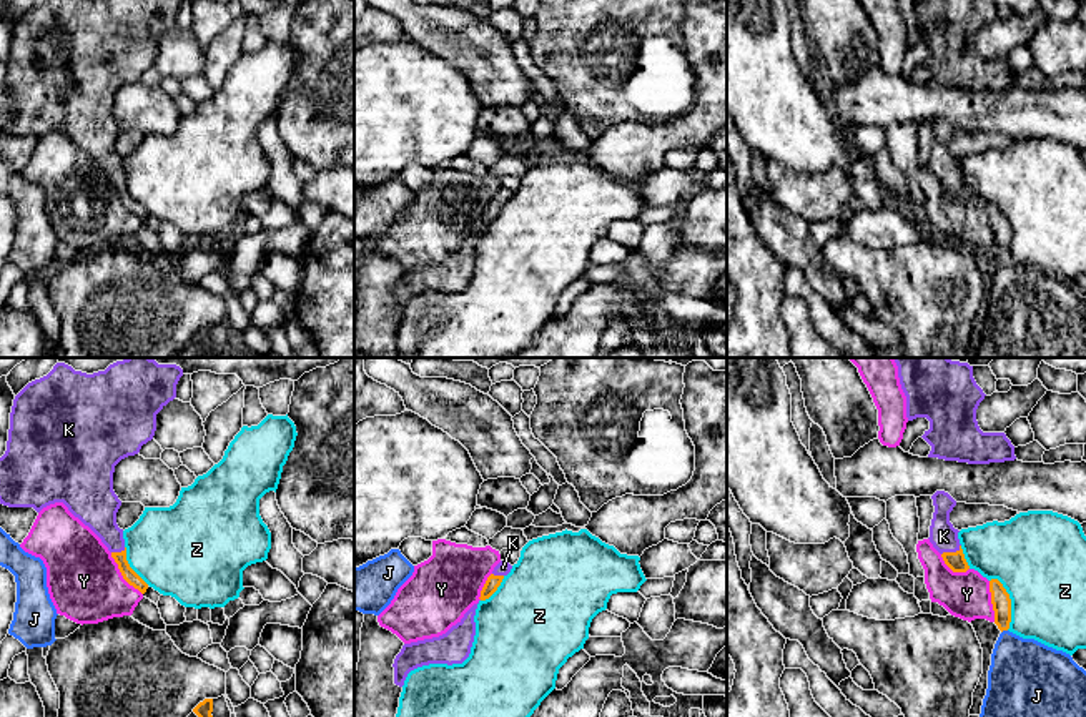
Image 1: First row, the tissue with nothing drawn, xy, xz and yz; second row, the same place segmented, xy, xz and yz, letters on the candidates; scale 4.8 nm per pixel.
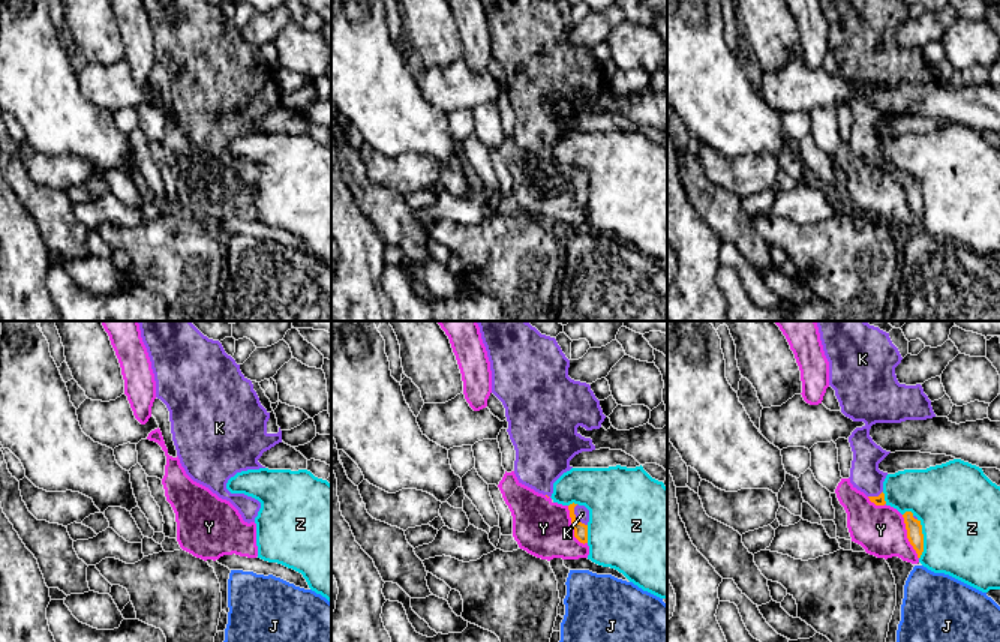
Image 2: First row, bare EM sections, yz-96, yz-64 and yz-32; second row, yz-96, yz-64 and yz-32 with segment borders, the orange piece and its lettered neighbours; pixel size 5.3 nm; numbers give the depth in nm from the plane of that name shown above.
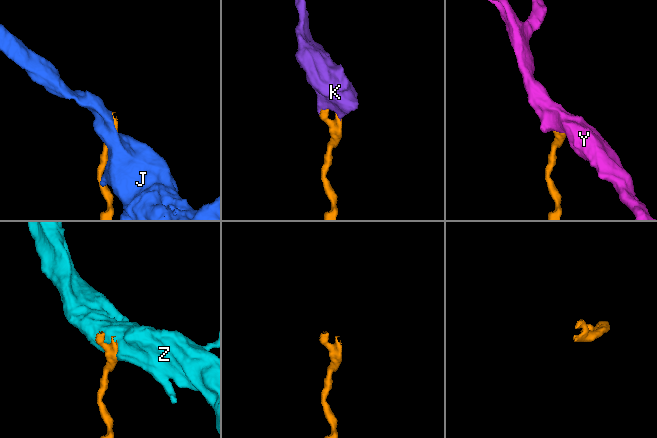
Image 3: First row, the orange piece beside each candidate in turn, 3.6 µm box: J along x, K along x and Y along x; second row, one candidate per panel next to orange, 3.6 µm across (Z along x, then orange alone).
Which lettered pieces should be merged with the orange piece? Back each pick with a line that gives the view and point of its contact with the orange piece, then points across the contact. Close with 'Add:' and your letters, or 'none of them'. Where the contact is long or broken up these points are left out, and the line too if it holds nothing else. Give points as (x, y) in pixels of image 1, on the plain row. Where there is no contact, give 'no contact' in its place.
K: meets orange in yz at (952, 180); runs through yz (955, 188), (952, 180), (943, 163)
Add: K

